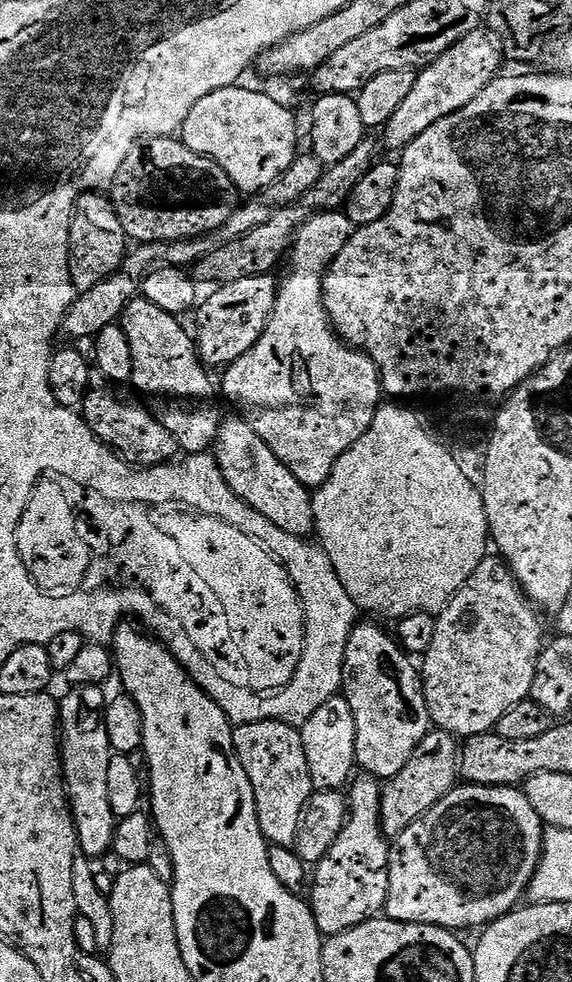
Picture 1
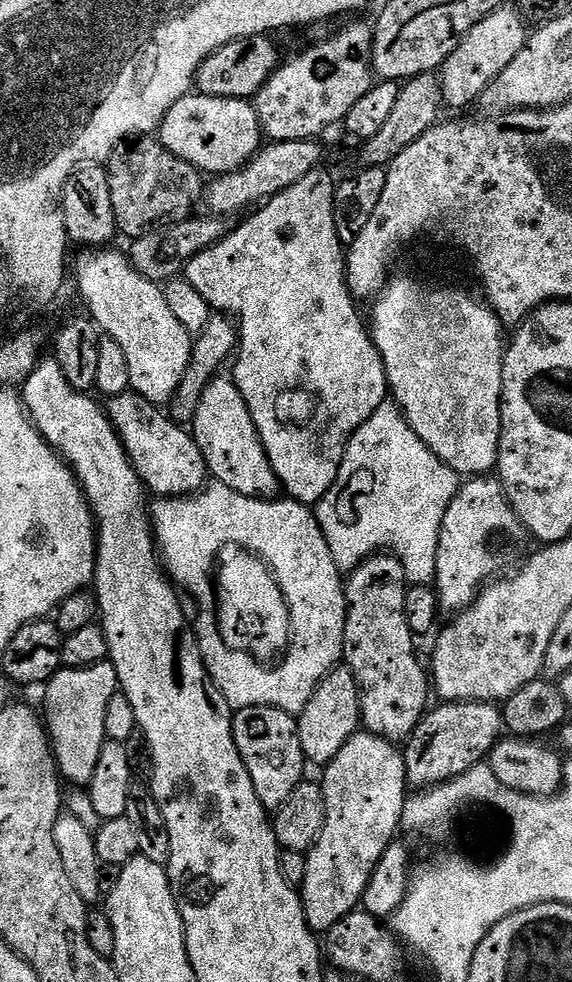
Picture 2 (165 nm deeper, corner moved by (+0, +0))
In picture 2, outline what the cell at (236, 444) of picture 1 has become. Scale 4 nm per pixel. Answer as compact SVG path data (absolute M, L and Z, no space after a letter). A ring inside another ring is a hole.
M214 379L210 386L206 386L206 394L202 394L196 419L190 425L198 450L202 450L202 458L215 483L230 486L230 490L246 498L275 501L282 492L280 479L270 466L270 458L254 426L254 418L246 406L246 398L242 398L235 379L224 379Z

